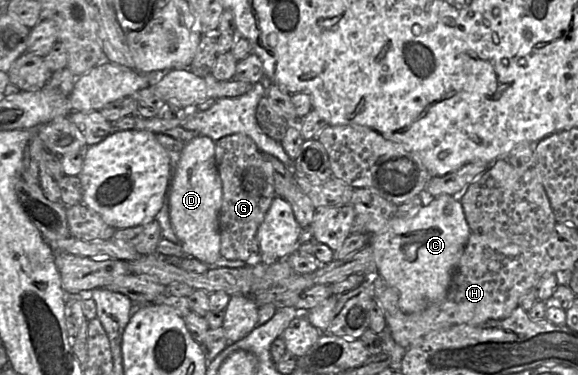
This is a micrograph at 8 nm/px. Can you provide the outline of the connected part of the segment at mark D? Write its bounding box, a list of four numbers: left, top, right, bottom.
[169,135,222,265]

